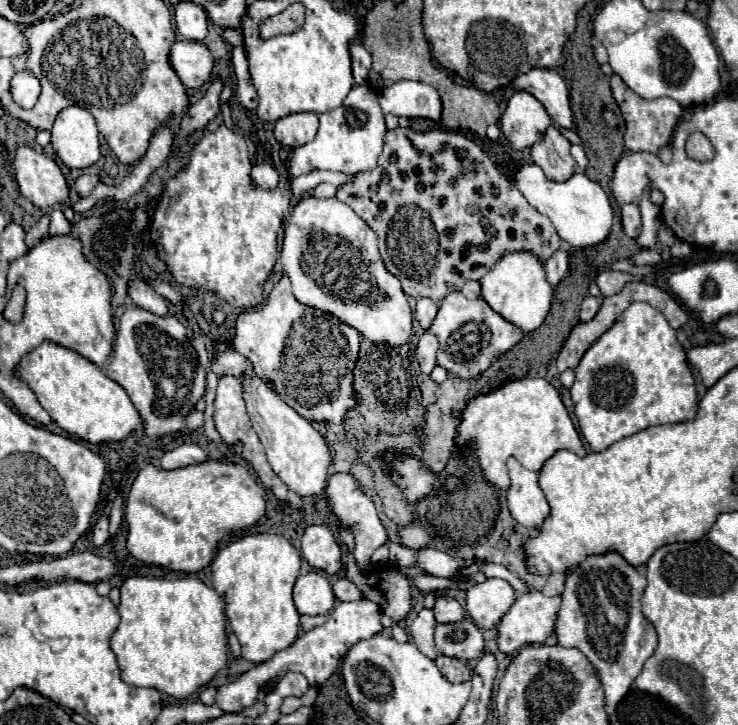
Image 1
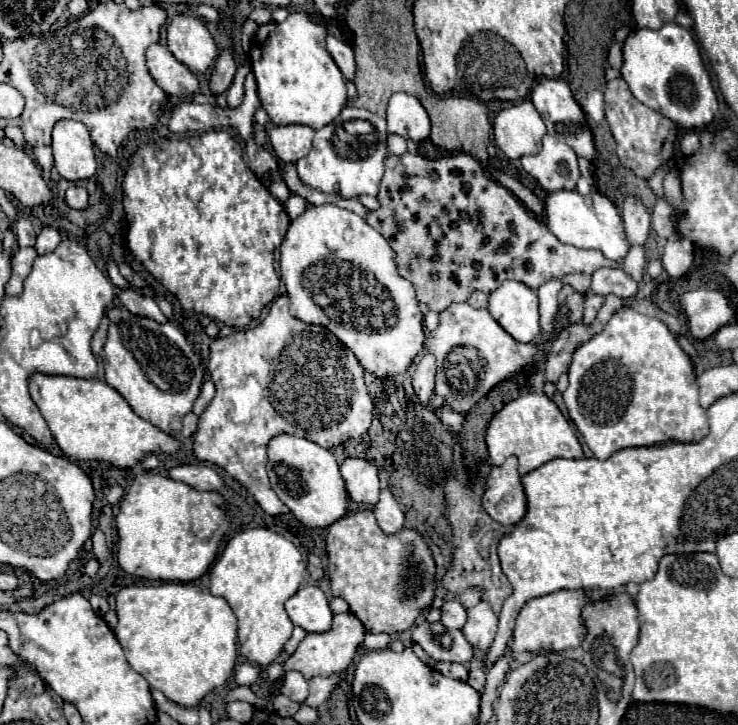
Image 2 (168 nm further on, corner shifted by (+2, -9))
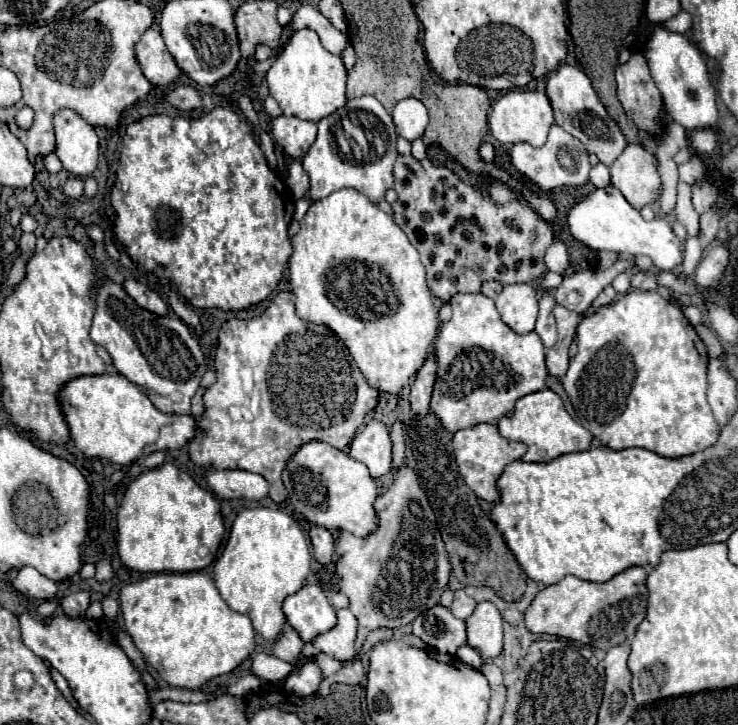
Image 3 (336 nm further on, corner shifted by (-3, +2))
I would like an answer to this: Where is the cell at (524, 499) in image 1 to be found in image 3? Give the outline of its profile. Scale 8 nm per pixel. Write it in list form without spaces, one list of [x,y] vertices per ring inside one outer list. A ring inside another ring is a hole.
[[[477,424],[475,428],[455,432],[453,452],[455,452],[457,464],[459,464],[459,474],[463,476],[465,484],[479,498],[495,504],[495,502],[499,502],[499,490],[495,486],[495,480],[501,476],[501,472],[507,464],[519,460],[527,452],[527,446],[521,442],[511,442],[511,440],[499,436],[497,426],[493,426],[493,424]]]

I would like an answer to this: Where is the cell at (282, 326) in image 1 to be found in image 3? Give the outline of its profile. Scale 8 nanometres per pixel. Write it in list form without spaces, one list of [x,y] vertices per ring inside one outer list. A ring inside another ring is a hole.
[[[279,292],[269,308],[259,316],[259,318],[251,318],[251,320],[239,320],[233,318],[229,322],[225,322],[219,330],[219,346],[217,346],[217,354],[215,354],[215,374],[217,380],[213,386],[207,388],[205,392],[205,412],[199,418],[197,426],[199,432],[197,436],[189,442],[189,458],[193,464],[201,466],[201,468],[211,468],[211,470],[249,470],[249,472],[257,472],[261,474],[269,486],[271,486],[271,500],[273,502],[283,502],[287,498],[287,490],[283,486],[281,480],[281,472],[287,466],[287,462],[291,460],[291,456],[305,444],[305,442],[313,442],[313,440],[321,440],[331,444],[337,450],[347,450],[355,432],[359,430],[359,426],[365,422],[365,416],[369,416],[373,412],[373,408],[377,406],[379,400],[379,392],[375,392],[375,388],[371,388],[367,384],[367,380],[363,380],[363,374],[359,372],[353,356],[347,352],[347,346],[327,328],[327,326],[319,326],[319,324],[311,324],[311,322],[303,322],[293,308],[293,294],[291,292]]]

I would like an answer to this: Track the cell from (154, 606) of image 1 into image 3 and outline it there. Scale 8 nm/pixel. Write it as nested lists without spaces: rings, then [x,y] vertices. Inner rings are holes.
[[[204,571],[160,572],[121,588],[125,632],[161,678],[177,688],[199,690],[215,676],[237,668],[255,650],[255,630],[245,614],[233,612]]]

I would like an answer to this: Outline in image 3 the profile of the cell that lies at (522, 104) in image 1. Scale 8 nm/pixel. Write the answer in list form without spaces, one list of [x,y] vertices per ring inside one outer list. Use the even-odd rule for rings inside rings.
[[[509,90],[505,92],[493,106],[489,114],[489,130],[491,134],[503,142],[503,144],[515,144],[515,142],[527,142],[533,148],[543,146],[547,140],[547,132],[553,124],[553,108],[545,92],[537,90]]]

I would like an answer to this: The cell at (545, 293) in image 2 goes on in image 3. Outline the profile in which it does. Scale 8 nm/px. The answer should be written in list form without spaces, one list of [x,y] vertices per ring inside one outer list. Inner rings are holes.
[[[545,292],[541,302],[539,302],[539,316],[535,324],[535,332],[539,334],[541,342],[545,348],[551,348],[557,342],[557,328],[555,328],[555,318],[551,314],[551,308],[555,306],[555,298],[551,292]]]

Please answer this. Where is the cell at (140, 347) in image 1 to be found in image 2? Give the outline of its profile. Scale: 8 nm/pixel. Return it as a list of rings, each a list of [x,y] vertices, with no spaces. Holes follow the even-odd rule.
[[[124,307],[108,311],[110,329],[104,343],[104,371],[106,383],[112,385],[132,407],[132,411],[168,435],[182,429],[182,417],[192,411],[204,381],[204,367],[200,357],[184,333],[174,323],[156,323],[146,317],[132,315]]]

